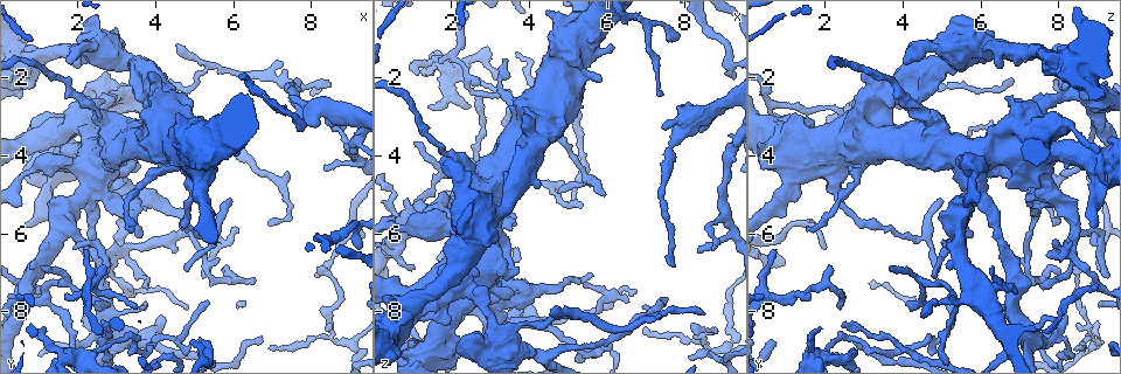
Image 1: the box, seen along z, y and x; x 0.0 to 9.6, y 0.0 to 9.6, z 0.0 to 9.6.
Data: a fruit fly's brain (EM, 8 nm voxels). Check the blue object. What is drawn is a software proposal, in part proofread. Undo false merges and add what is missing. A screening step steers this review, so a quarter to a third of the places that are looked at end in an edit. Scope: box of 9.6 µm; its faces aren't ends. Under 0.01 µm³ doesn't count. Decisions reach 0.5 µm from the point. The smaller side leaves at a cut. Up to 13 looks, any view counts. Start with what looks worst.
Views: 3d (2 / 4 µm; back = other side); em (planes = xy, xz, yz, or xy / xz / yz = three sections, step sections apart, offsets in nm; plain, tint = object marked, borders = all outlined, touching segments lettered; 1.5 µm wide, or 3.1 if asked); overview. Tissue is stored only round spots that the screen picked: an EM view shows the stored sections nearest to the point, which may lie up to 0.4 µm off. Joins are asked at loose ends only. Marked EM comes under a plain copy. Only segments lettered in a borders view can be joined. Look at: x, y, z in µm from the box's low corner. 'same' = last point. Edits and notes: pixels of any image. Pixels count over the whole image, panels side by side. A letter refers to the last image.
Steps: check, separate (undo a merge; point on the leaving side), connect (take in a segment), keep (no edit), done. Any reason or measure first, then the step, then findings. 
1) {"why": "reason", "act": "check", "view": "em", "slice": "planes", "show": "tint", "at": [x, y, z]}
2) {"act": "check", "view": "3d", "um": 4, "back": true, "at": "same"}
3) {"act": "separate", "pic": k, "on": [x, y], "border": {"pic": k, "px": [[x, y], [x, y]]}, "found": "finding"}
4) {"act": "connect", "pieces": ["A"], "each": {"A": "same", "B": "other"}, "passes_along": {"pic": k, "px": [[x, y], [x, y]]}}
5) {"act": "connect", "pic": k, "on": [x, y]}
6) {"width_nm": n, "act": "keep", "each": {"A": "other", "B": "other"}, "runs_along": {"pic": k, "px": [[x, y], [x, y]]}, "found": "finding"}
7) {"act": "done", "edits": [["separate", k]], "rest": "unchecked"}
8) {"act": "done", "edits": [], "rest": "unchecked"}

{"why": "abrupt turn", "act": "check", "view": "em", "slice": "planes", "show": "borders", "at": [7.50, 5.30, 7.80]}

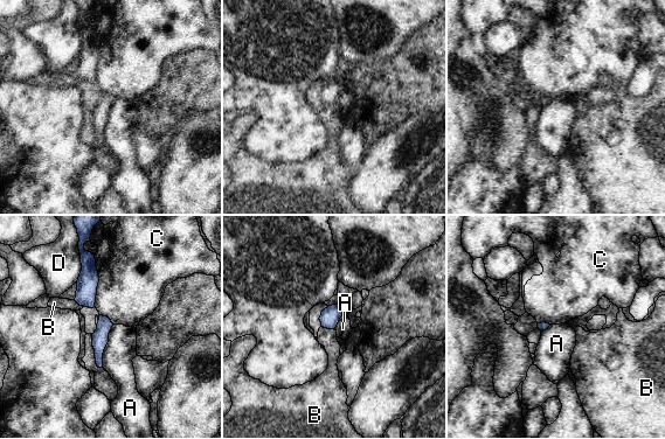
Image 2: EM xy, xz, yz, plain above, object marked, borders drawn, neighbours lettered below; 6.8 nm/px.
{"longest_contact_nm": ["A", 300], "act": "keep", "each": {"A": "other", "B": "other", "C": "other", "D": "other"}, "runs_along": {"pic": 2, "px": [[104, 319], [99, 339], [99, 363]]}, "found": "all the same neuron"}

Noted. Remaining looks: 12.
{"why": "branch stops here", "act": "check", "view": "3d", "um": 4, "at": [3.80, 7.35, 7.55]}

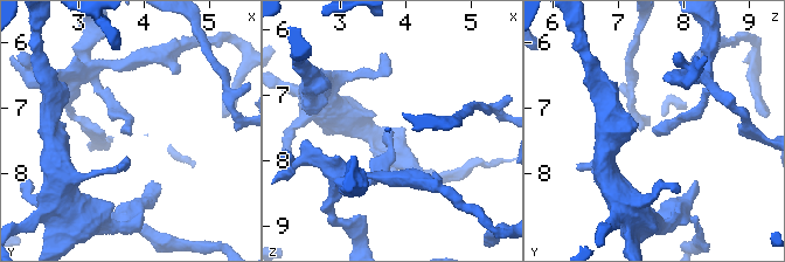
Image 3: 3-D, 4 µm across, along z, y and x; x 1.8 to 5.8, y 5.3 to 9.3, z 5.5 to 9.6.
{"act": "check", "view": "em", "slice": "yz", "step": 8, "show": "borders", "at": [3.75, 7.35, 7.50]}

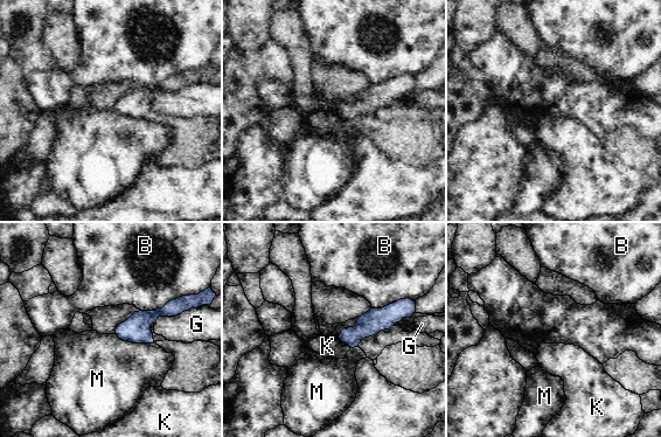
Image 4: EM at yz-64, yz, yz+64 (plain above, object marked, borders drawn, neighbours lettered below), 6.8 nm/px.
{"width_nm": 130, "act": "keep", "each": {"B": "other", "G": "other", "K": "other", "M": "other"}, "found": "no lettered segment goes on from it"}

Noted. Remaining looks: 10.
{"why": "free end", "act": "check", "view": "em", "slice": "xy", "step": 8, "show": "borders", "at": [6.75, 8.60, 7.45]}

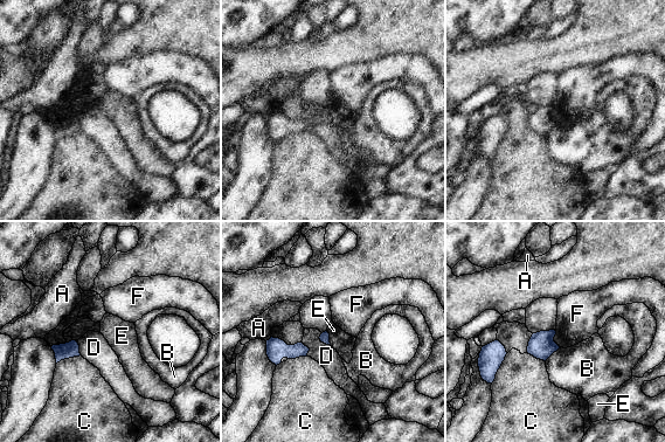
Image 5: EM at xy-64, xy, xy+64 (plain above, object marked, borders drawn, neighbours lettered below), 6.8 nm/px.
{"why": "cut it another way", "act": "check", "view": "em", "slice": "planes", "show": "borders", "at": "same"}

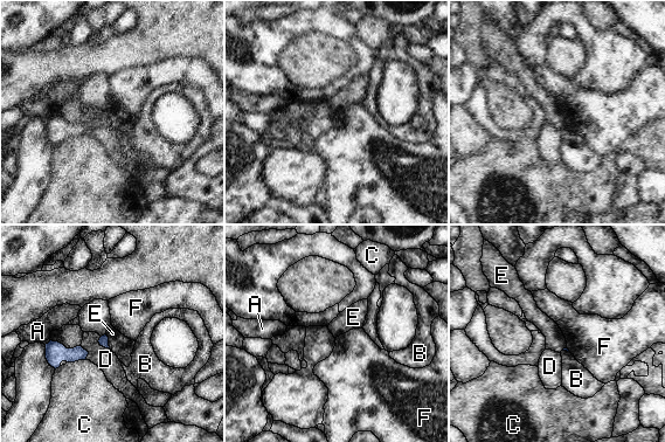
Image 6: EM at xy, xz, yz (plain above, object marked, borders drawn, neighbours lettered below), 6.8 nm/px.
{"act": "keep", "each": {"A": "other", "B": "other", "C": "other", "D": "other", "E": "other", "F": "other"}, "found": "none of them fits"}

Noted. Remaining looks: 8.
{"why": "free end", "act": "check", "view": "3d", "um": 4, "back": true, "at": [3.45, 7.90, 2.35]}

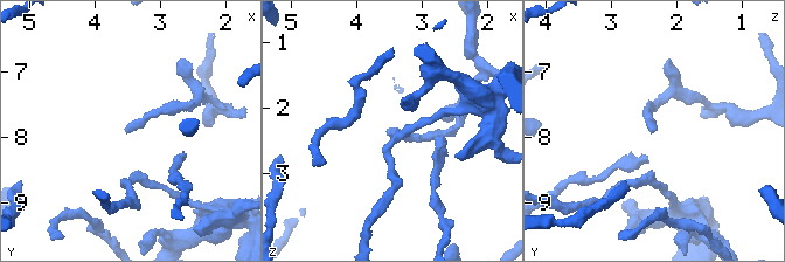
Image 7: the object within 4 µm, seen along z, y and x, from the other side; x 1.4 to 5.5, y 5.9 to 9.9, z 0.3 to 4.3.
{"act": "check", "view": "em", "slice": "planes", "show": "borders", "at": [3.50, 7.90, 2.45]}

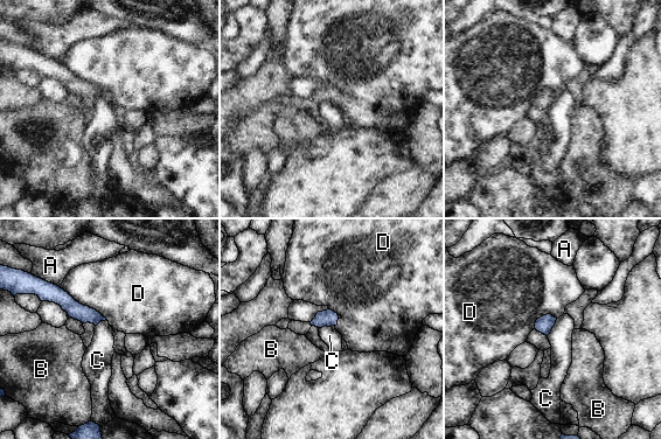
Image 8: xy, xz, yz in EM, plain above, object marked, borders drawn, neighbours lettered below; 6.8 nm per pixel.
{"width_nm": 100, "act": "keep", "each": {"A": "other", "B": "other", "C": "other", "D": "other"}, "border": {"pic": 8, "px": [[557, 319], [547, 335]]}, "found": "none of them fits"}

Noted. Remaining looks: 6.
{"why": "tapers out", "act": "check", "view": "3d", "um": 2, "at": [8.50, 2.15, 8.10]}

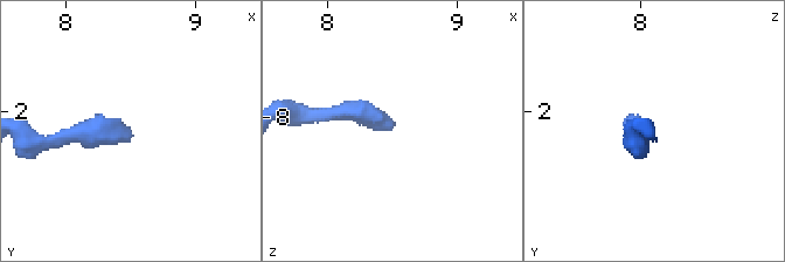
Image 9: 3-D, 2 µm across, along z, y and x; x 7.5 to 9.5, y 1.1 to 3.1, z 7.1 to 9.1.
{"act": "check", "view": "em", "slice": "yz", "step": 8, "show": "borders", "at": [8.52, 2.18, 8.06]}

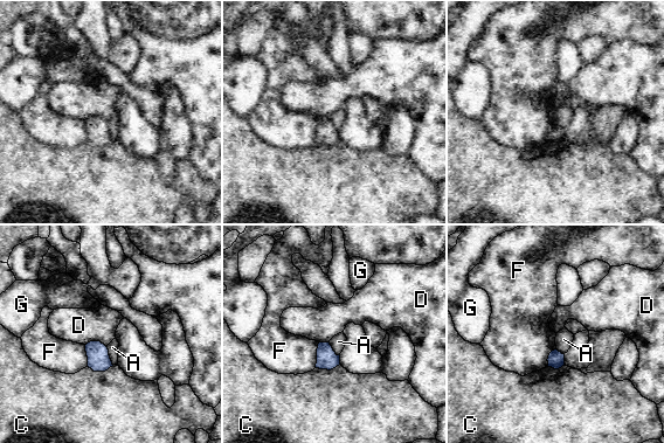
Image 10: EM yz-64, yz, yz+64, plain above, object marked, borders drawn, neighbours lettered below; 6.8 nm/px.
{"width_nm": 110, "act": "keep", "each": {"A": "other", "C": "other", "D": "other", "F": "other", "G": "other"}, "border": {"pic": 10, "px": [[319, 343], [315, 367]]}, "found": "no lettered segment goes on from it"}

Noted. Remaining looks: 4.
{"act": "done", "edits": [], "rest": "unchecked"}

